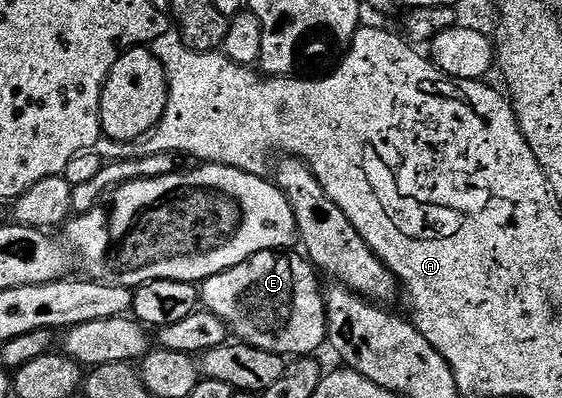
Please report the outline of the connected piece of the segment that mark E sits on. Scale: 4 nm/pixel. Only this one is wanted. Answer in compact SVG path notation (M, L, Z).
M277 251L261 252L256 254L252 258L248 258L244 262L240 262L236 266L232 266L228 270L224 270L220 274L215 276L209 276L207 280L201 281L200 284L200 300L203 305L209 311L215 312L218 317L226 323L226 327L230 329L231 333L241 343L251 344L253 348L259 348L260 350L268 350L269 352L275 352L281 356L287 358L297 358L299 356L309 356L317 353L317 348L321 344L325 345L328 340L328 325L326 322L326 298L324 295L324 288L318 285L318 279L320 279L319 273L316 271L313 264L305 255L299 254L299 256L290 256L294 254L279 254Z

